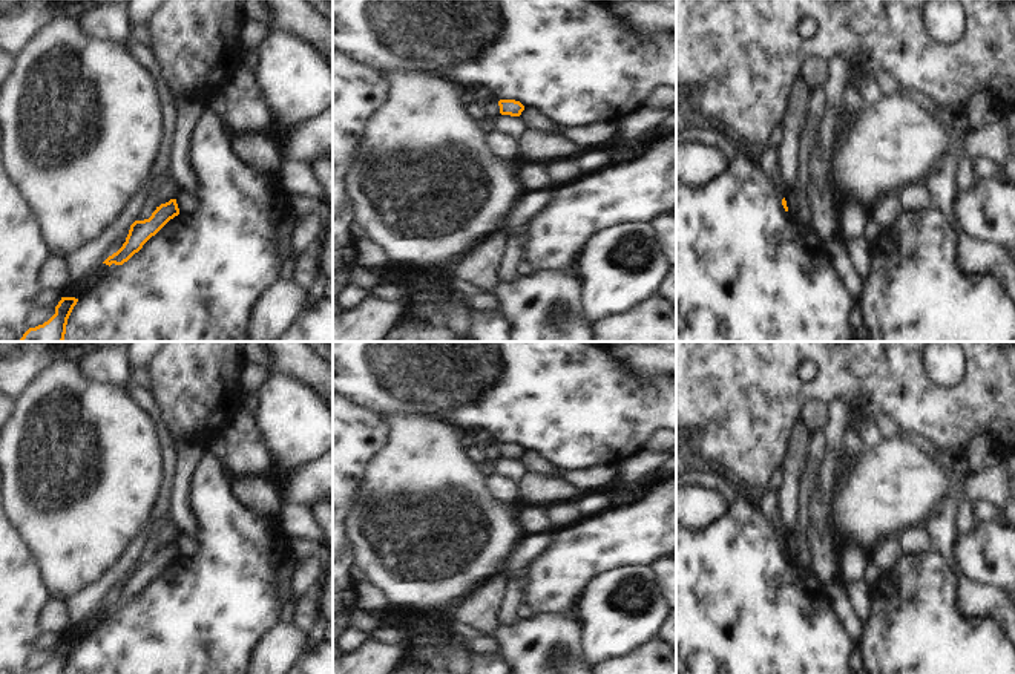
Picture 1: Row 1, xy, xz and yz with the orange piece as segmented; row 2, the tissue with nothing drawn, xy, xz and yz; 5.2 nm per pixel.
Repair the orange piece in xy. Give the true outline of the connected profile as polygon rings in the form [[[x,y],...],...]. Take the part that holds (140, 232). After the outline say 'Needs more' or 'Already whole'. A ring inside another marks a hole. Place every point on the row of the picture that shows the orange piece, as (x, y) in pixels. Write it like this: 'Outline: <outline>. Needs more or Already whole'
Outline: [[[170,199],[166,204],[156,207],[149,219],[135,221],[130,225],[129,234],[123,247],[109,256],[103,263],[106,265],[123,265],[127,262],[135,253],[138,253],[143,245],[155,236],[170,219],[179,214],[179,208],[176,199]]]. Already whole

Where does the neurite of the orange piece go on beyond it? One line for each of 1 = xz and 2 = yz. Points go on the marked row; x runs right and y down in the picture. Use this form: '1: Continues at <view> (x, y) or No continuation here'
1: No continuation here
2: No continuation here

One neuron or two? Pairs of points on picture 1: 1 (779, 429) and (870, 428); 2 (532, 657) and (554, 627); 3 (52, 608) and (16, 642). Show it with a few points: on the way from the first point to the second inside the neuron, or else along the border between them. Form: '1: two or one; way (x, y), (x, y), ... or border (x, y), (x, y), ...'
1: two; border (873, 415), (854, 420)
2: one; way (540, 650), (554, 634)
3: two; border (52, 596), (39, 618), (40, 630)

